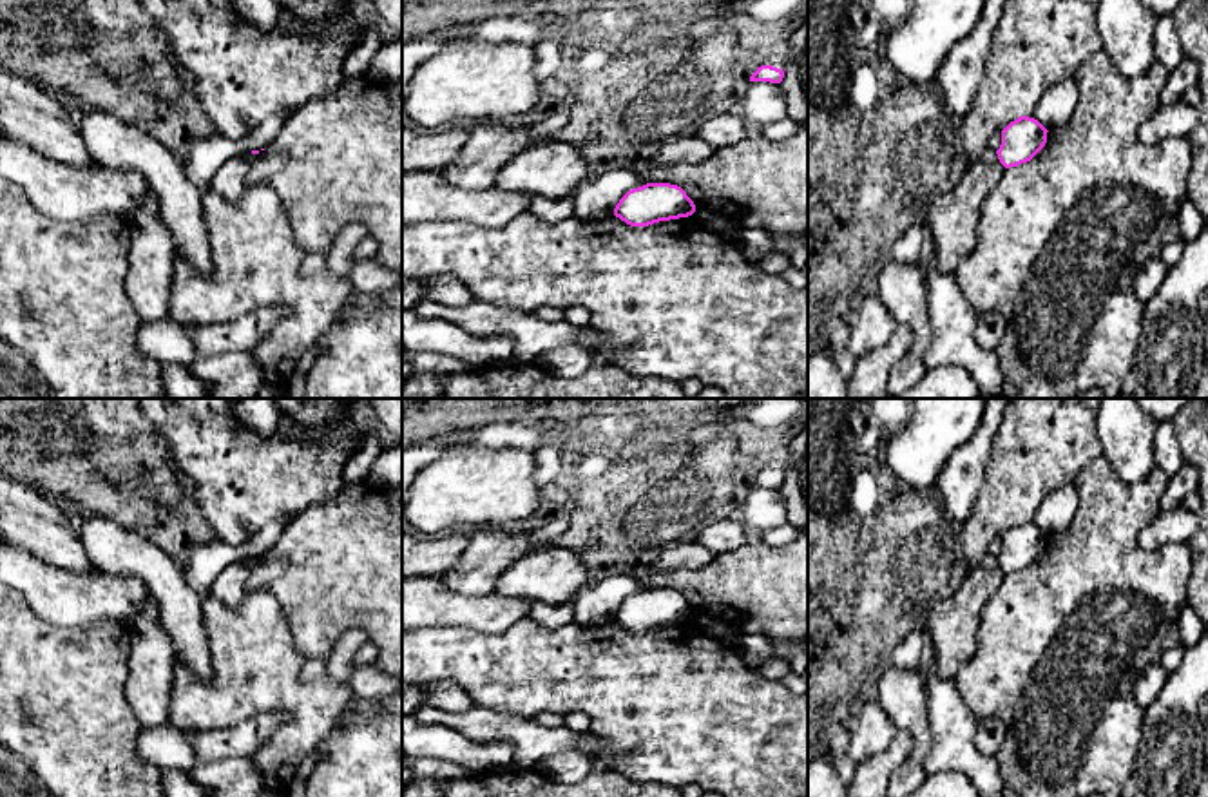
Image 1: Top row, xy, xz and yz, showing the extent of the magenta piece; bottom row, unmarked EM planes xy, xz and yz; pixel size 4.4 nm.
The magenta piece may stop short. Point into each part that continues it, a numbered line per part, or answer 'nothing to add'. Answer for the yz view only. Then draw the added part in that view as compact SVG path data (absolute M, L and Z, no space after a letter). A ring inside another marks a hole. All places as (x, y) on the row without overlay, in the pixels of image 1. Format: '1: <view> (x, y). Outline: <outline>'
nothing to add

